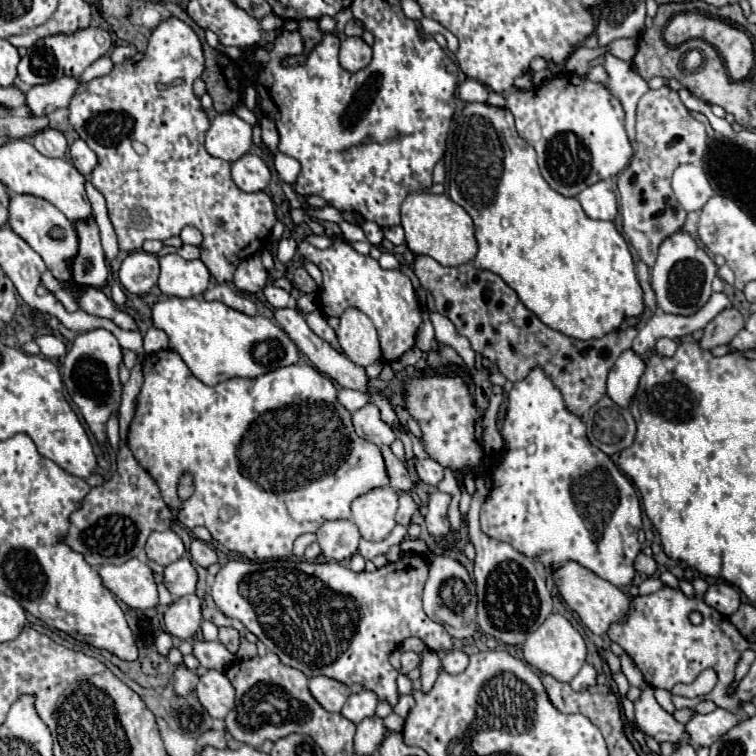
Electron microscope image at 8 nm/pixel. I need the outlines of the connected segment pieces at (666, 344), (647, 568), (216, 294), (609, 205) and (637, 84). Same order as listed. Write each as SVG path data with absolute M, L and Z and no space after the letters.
M667 337L661 339L661 341L657 341L657 347L655 347L655 351L659 355L663 355L663 357L673 357L675 349L677 349L677 343L673 339L667 339Z
M639 553L635 557L635 571L645 573L645 575L653 575L657 571L657 563L653 561L653 557L647 557L645 553Z
M215 285L211 289L207 289L203 293L205 301L219 301L219 303L225 303L227 307L235 309L235 311L241 311L245 315L257 315L257 309L255 309L255 303L249 301L247 297L243 297L241 293L237 293L235 289L231 289L229 285Z
M605 179L599 181L587 189L583 189L577 195L577 201L581 203L583 211L591 219L605 219L613 221L617 215L617 195L615 195L615 181Z
M605 53L605 71L609 75L607 87L609 91L621 101L625 111L625 129L629 139L635 139L635 111L639 99L647 93L647 81L637 73L631 71L631 63L619 61L615 55Z

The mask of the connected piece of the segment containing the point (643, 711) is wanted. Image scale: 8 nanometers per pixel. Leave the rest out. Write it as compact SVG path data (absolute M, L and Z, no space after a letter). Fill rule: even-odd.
M643 687L635 705L635 723L647 735L659 743L675 743L677 739L685 739L683 725L673 719L653 697L653 687Z

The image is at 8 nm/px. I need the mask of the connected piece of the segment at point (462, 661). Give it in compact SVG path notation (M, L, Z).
M449 651L443 659L441 659L441 669L445 669L447 673L461 673L465 671L469 665L469 655L465 651Z

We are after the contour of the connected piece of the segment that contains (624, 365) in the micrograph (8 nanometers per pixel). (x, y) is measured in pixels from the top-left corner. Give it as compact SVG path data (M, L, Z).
M625 351L613 365L607 379L607 395L623 409L631 407L639 379L645 371L645 363L633 351Z

